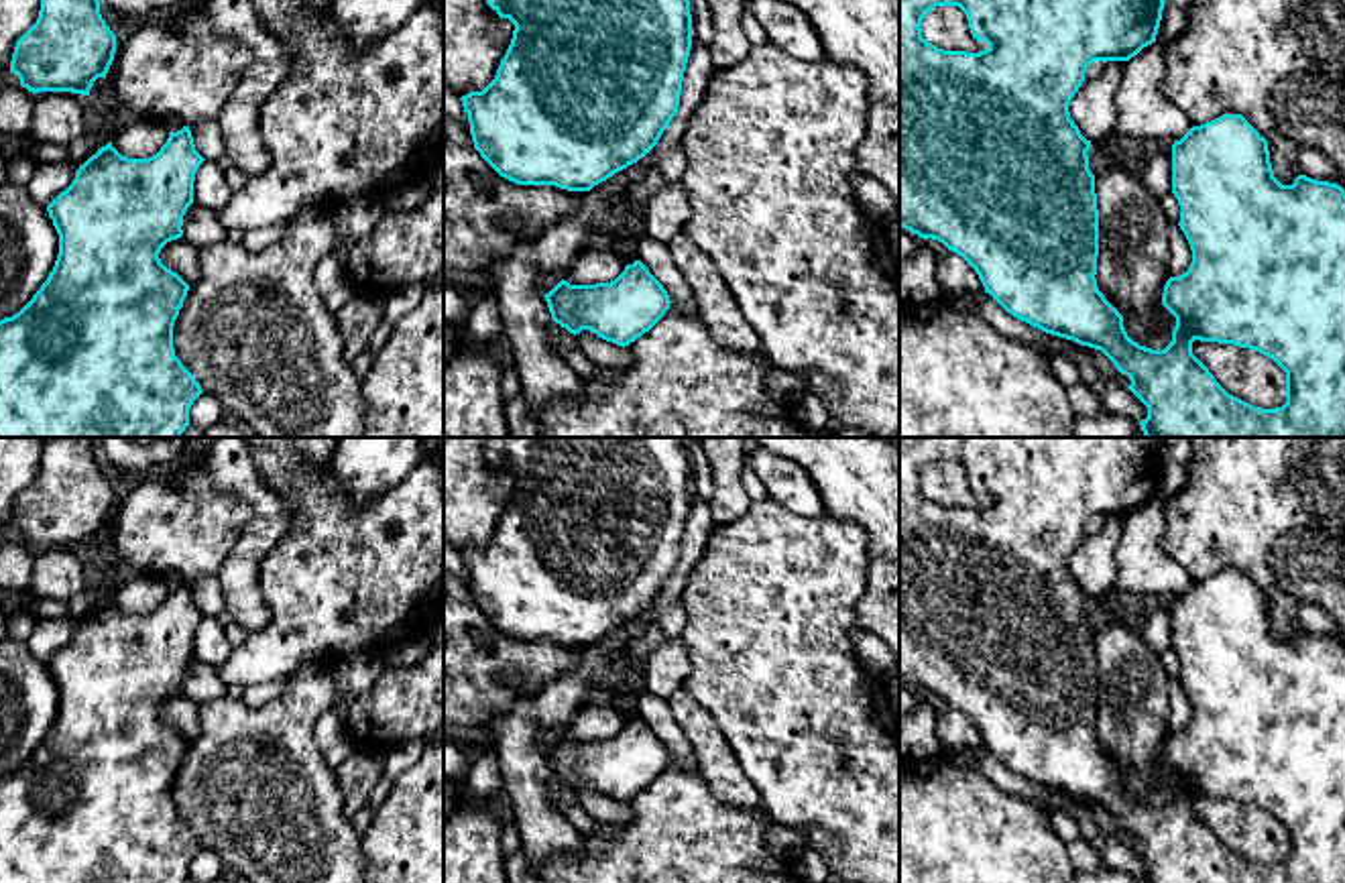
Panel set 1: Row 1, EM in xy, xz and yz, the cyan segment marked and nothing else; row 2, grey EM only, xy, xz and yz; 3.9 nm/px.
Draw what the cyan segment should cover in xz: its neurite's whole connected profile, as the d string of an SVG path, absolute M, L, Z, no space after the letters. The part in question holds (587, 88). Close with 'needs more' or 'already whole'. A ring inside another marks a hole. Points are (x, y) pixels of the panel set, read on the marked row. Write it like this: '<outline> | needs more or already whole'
M486 0L515 24L511 45L501 59L494 79L482 92L462 96L474 149L505 179L517 185L555 185L568 191L590 191L615 173L643 159L661 138L680 106L682 79L692 49L690 0Z | already whole

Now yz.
M899 0L899 226L924 240L938 240L962 256L979 275L985 293L1013 317L1046 334L1101 350L1131 380L1127 389L1148 407L1148 417L1139 421L1146 437L1345 437L1345 189L1306 175L1298 175L1292 185L1282 185L1272 171L1268 140L1241 114L1223 114L1192 126L1172 144L1172 193L1180 205L1178 226L1192 250L1188 271L1170 277L1162 293L1162 305L1176 317L1172 342L1164 350L1133 342L1123 328L1123 315L1097 287L1099 210L1095 175L1089 169L1087 155L1091 140L1080 134L1070 118L1068 104L1093 61L1129 61L1144 47L1156 43L1164 4L1166 0ZM936 6L958 6L967 14L973 39L985 41L989 47L967 53L944 51L928 43L920 26L922 18ZM1194 340L1233 344L1272 358L1286 372L1286 403L1276 409L1262 409L1229 395L1192 354Z | already whole

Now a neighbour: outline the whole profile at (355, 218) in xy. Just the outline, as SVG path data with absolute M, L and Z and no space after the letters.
M372 195L340 201L332 205L336 234L340 240L360 240L374 230L387 212L385 199Z

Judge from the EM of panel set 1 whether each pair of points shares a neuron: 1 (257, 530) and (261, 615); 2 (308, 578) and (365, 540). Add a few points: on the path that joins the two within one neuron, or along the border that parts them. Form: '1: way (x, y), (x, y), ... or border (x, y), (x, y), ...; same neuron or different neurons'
1: way (249, 550), (247, 595); same neuron
2: way (322, 578), (351, 554); same neuron

